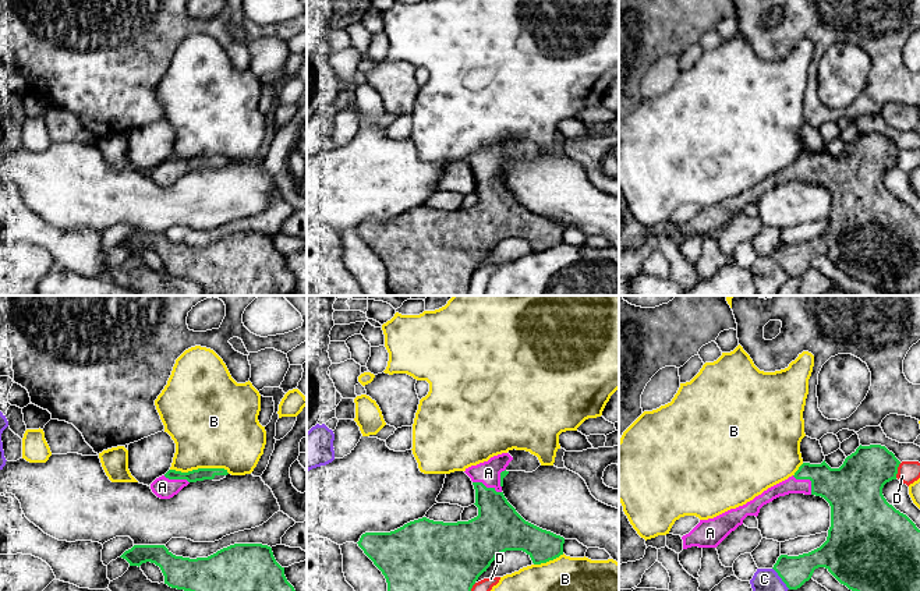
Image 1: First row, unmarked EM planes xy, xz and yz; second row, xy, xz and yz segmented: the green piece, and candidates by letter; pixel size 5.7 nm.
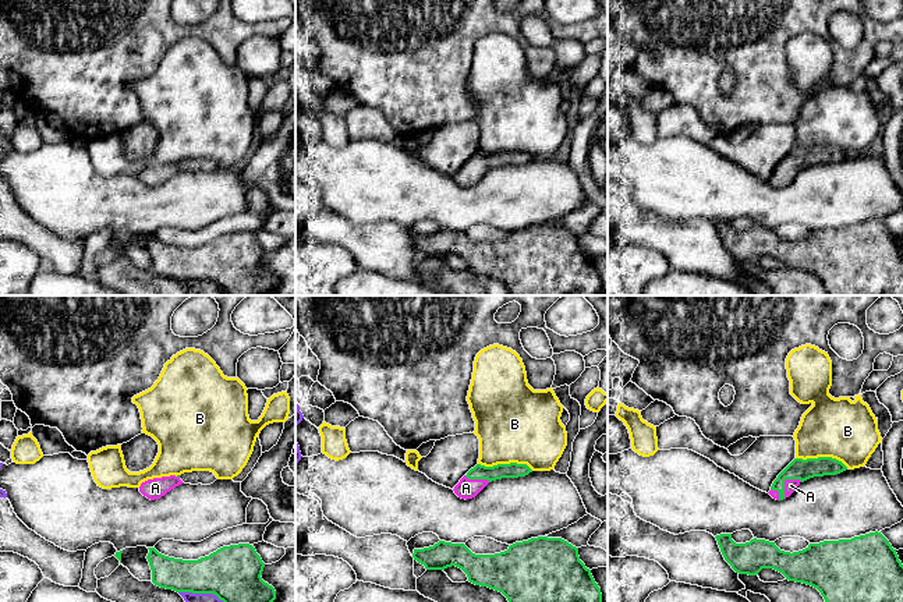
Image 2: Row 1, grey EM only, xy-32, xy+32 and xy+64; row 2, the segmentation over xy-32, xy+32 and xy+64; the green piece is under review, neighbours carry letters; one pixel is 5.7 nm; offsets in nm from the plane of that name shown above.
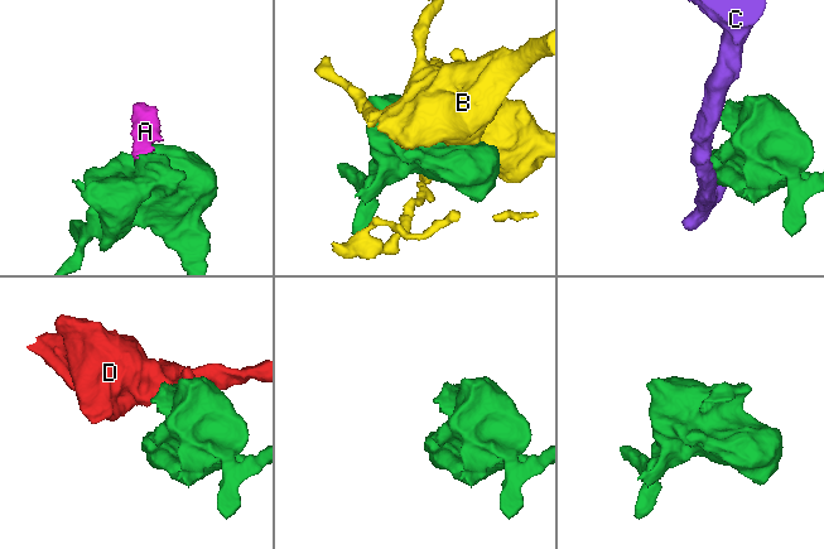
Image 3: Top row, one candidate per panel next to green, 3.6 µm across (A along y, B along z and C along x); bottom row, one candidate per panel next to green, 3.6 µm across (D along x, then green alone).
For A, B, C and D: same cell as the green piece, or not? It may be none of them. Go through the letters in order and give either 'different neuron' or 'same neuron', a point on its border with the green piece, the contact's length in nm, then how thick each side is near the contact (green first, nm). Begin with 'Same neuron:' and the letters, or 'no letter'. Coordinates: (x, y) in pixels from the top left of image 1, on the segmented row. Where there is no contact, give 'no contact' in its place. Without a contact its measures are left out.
Same neuron: A
A: same neuron; meets green in yz at (807, 478); contact 160 nm long; 280 nm thick on the green side, 90 nm on the other
B: different neuron; meets green in xy at (200, 469); contact 340 nm long; 70 nm thick on the green side, 460 nm on the other
C: different neuron; meets green in yz at (781, 577); contact 160 nm long; 180 nm thick on the green side, 130 nm on the other
D: different neuron; meets green in yz at (896, 470); contact 90 nm long; 300 nm thick on the green side, 130 nm on the other

